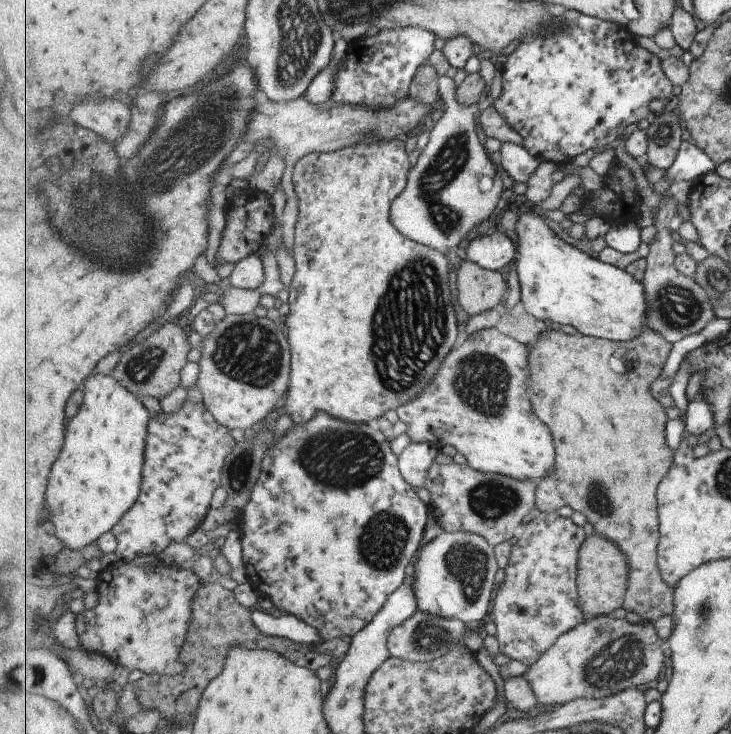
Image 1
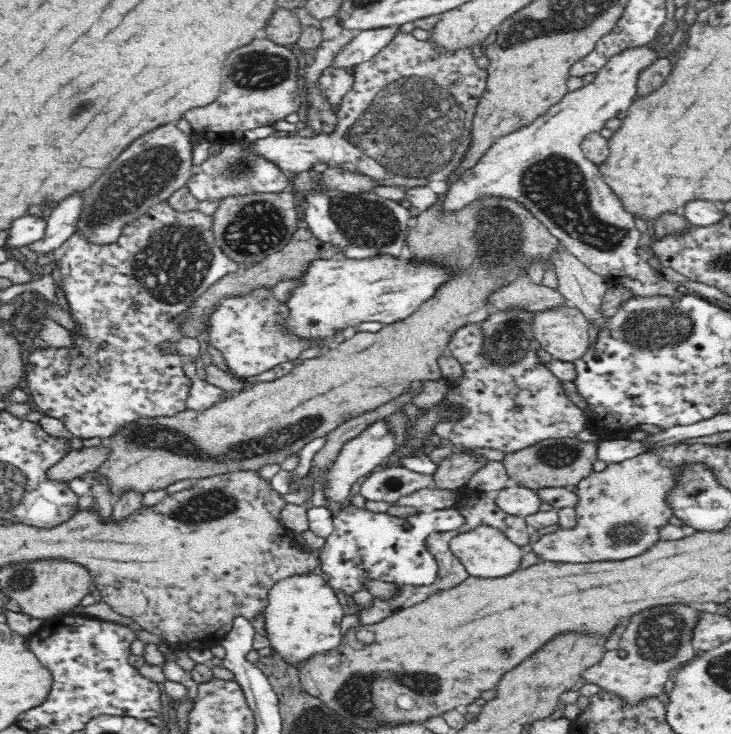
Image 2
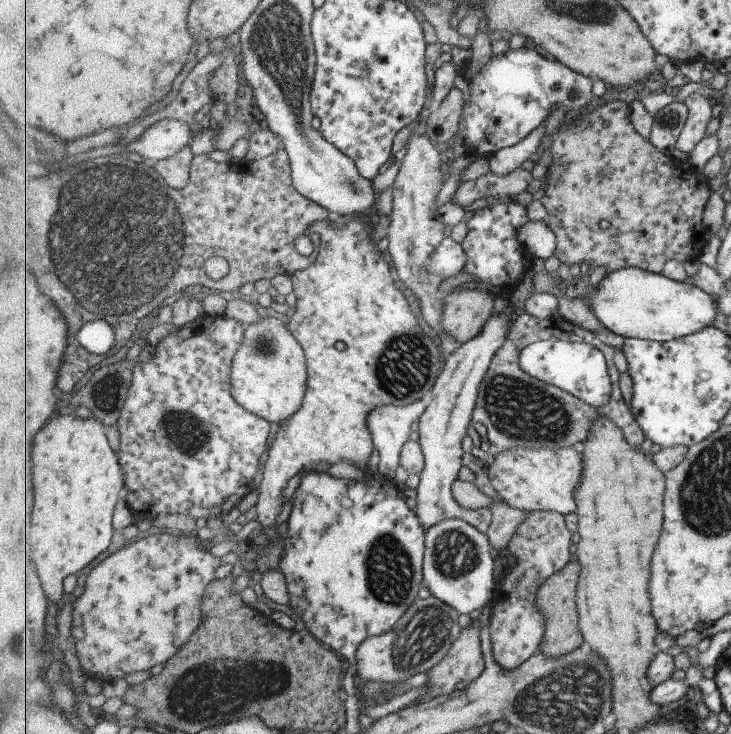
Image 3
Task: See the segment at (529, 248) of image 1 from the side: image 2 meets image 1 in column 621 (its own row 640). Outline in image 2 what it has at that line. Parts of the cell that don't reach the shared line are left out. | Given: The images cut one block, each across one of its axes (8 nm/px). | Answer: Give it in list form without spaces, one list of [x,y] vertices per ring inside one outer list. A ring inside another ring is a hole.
[[[307,573],[288,577],[270,589],[268,604],[264,608],[266,637],[271,650],[291,665],[300,660],[321,656],[341,643],[340,622],[344,609],[334,588],[319,574]]]

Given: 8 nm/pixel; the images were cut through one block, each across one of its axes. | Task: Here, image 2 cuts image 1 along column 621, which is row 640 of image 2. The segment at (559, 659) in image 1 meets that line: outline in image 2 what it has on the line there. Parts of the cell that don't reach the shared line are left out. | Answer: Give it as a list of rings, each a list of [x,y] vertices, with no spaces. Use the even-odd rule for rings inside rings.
[[[688,602],[659,603],[632,614],[630,624],[620,636],[614,653],[605,653],[598,664],[582,675],[582,682],[597,685],[603,691],[620,694],[627,702],[660,696],[665,690],[670,670],[694,660],[698,654],[693,645],[693,630],[704,611],[688,606]]]

